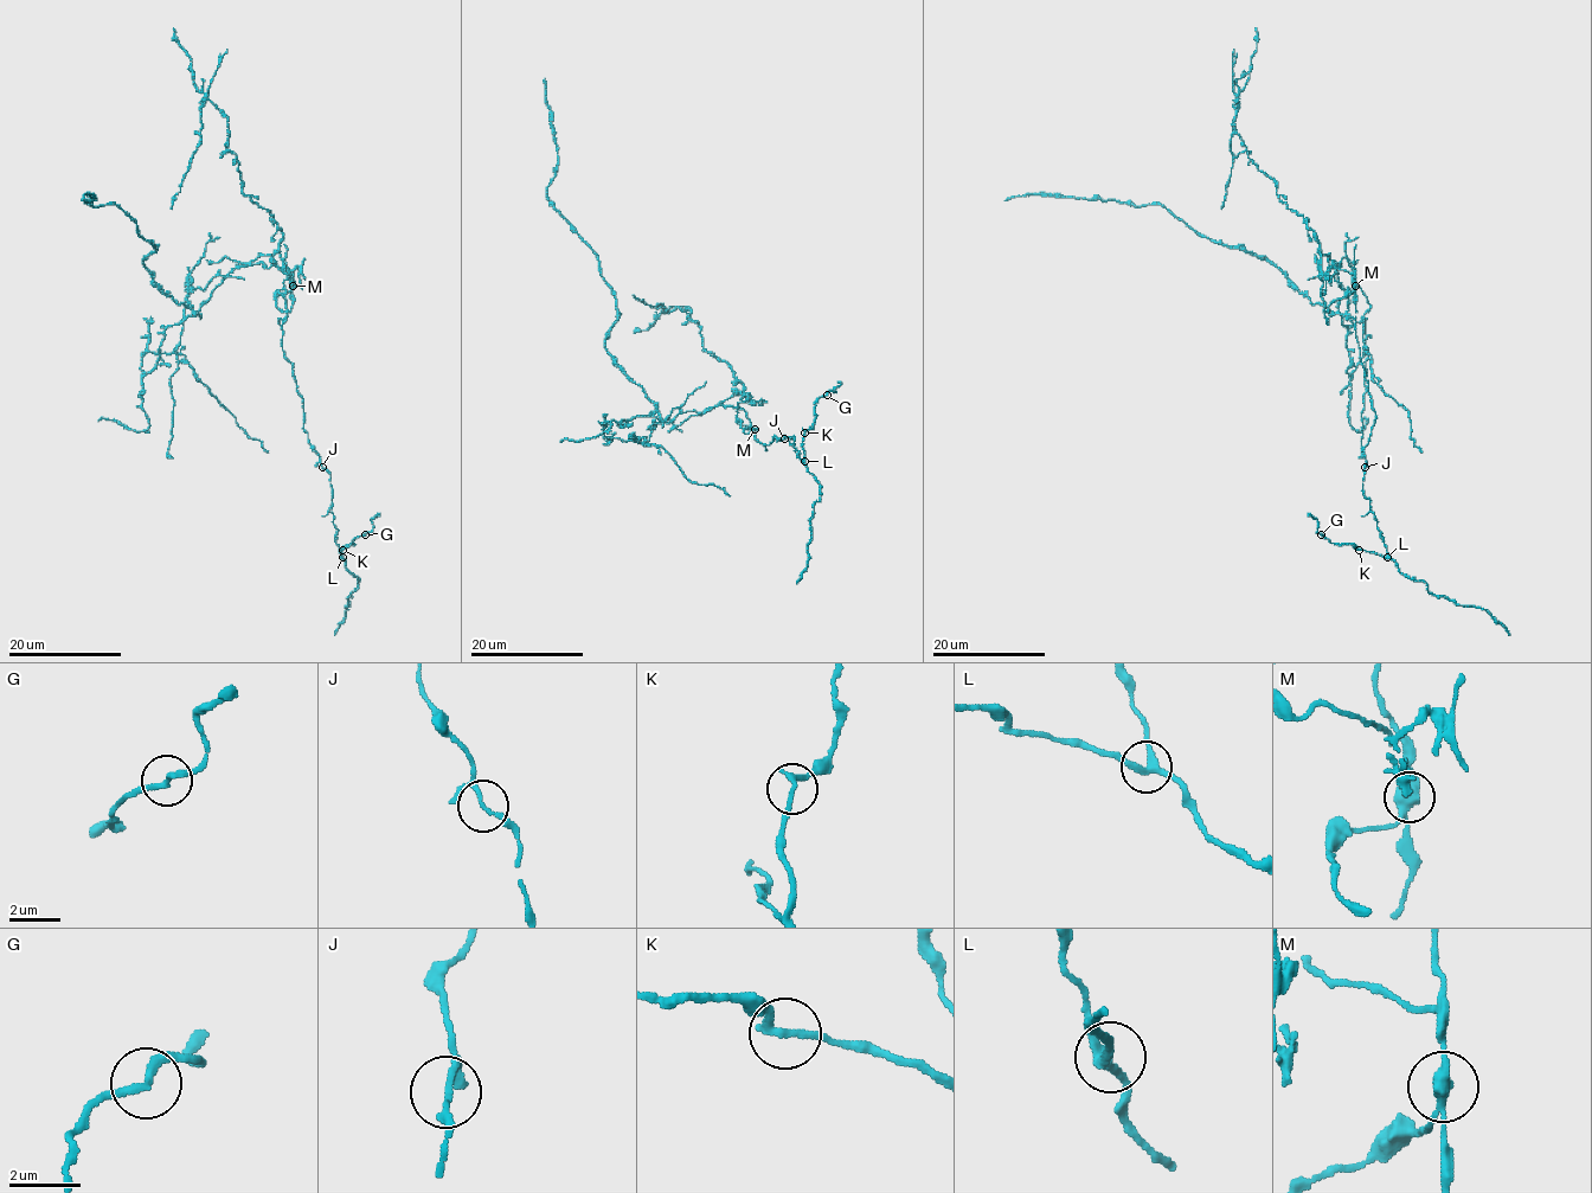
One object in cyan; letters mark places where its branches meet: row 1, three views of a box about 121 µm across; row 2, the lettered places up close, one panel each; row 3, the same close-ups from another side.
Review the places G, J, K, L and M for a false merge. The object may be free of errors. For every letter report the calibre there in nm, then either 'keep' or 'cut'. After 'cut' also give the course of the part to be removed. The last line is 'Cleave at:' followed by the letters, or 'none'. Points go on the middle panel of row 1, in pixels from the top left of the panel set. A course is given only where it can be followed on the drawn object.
G: 240 nm thick; keep
J: 130 nm thick; keep
K: 240 nm thick; keep
L: 260 nm thick; keep
M: 360 nm thick; cut; foreign part runs (753, 429), (737, 416), (749, 393), (662, 422), (607, 350), (612, 288), (549, 198), (557, 145), (545, 78)
Cleave at: M

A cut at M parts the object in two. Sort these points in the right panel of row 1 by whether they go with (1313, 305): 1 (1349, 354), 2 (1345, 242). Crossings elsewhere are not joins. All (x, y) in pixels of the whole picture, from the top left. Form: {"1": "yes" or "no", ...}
{"1": "yes", "2": "yes"}

